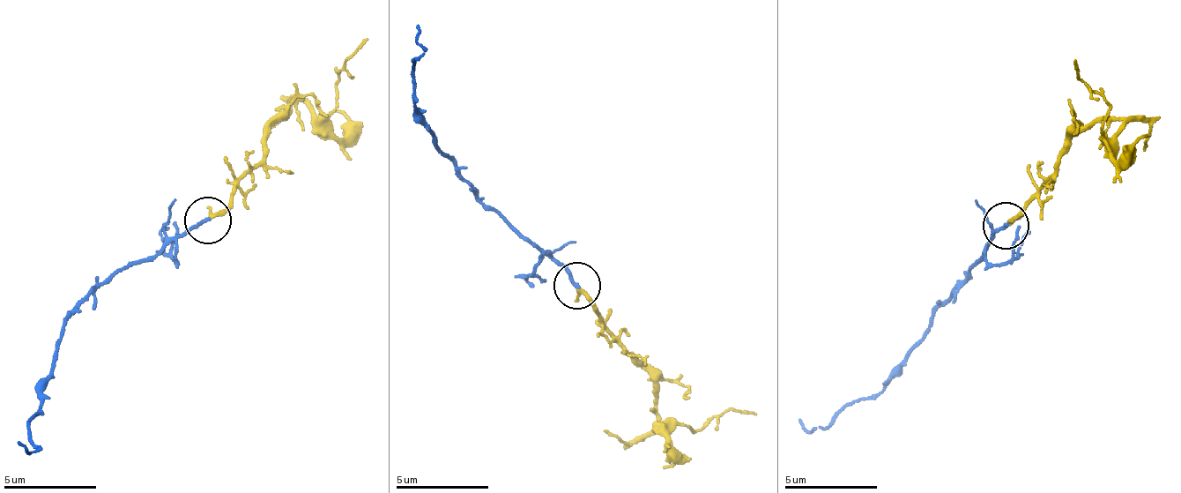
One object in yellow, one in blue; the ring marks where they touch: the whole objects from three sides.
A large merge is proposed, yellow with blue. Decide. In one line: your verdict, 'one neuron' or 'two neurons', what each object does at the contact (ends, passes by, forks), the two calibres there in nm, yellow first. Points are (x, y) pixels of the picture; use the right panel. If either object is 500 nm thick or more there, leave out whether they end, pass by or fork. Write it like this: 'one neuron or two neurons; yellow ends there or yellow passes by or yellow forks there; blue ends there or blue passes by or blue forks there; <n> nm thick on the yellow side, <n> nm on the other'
one neuron; yellow ends there; blue ends there; 240 nm thick on the yellow side, 200 nm on the other

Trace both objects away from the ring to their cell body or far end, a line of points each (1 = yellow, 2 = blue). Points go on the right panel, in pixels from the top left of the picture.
1: (1006, 227), (1052, 175), (1073, 134), (1100, 121), (1122, 127), (1103, 138), (1107, 101), (1080, 78), (1074, 62)
2: (1006, 227), (994, 230), (965, 284), (949, 296), (882, 391), (851, 404), (807, 432), (797, 417)

